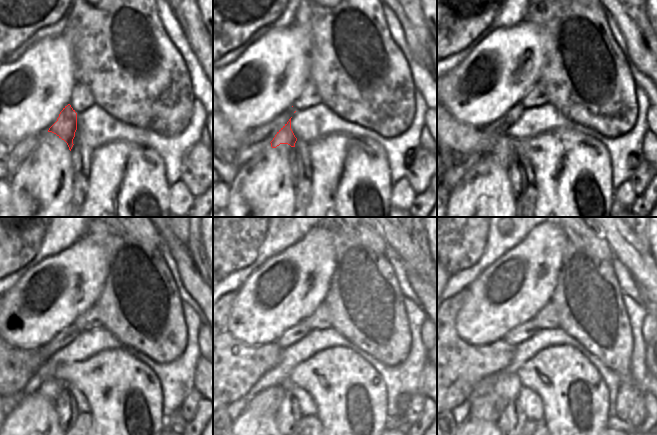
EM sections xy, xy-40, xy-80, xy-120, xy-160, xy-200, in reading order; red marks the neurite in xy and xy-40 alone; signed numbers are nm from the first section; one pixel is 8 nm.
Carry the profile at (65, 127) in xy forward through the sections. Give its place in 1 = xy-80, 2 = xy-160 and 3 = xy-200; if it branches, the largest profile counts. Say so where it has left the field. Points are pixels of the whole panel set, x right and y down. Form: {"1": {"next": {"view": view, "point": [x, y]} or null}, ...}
{"1": {"next": {"view": "xy-80", "point": [503, 149]}}, "2": {"next": {"view": "xy-160", "point": [266, 404]}}, "3": {"next": {"view": "xy-200", "point": [488, 407]}}}

